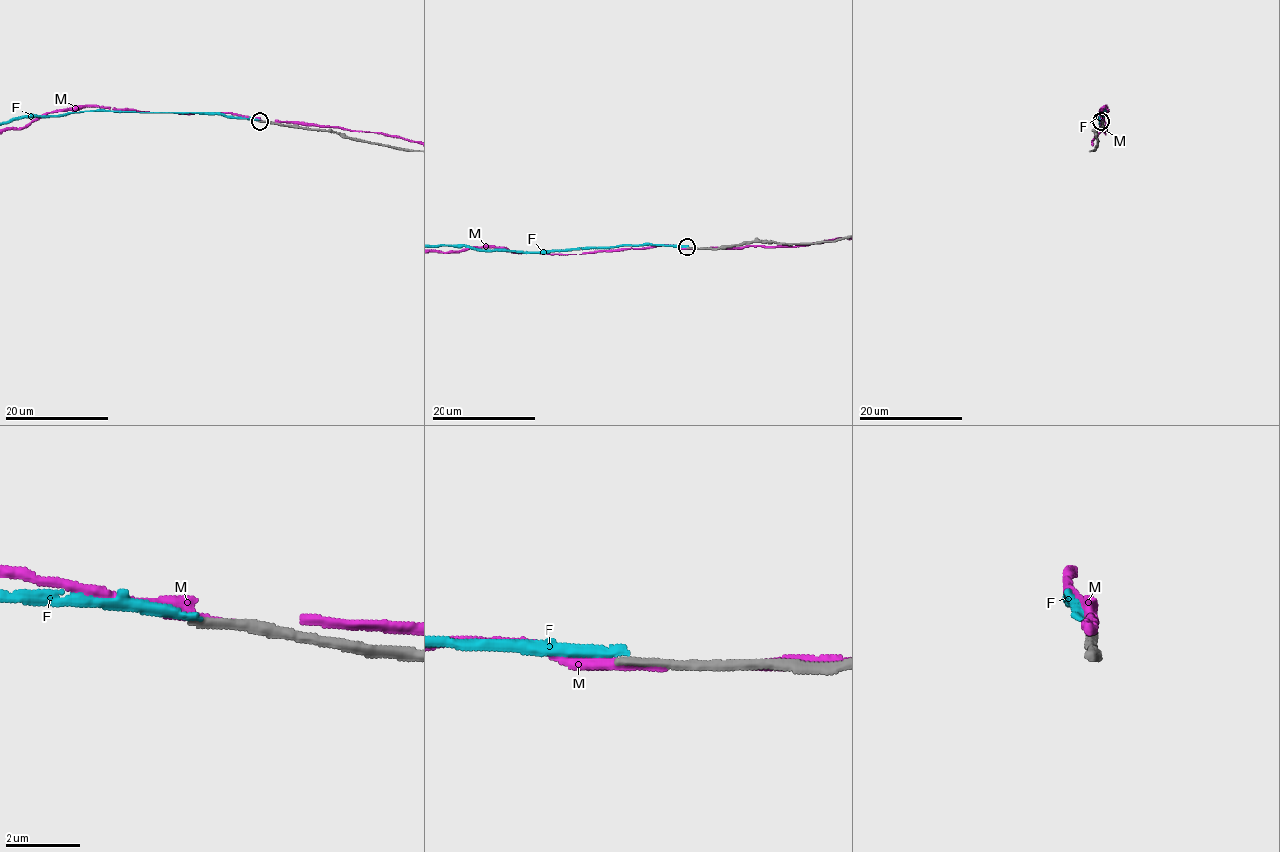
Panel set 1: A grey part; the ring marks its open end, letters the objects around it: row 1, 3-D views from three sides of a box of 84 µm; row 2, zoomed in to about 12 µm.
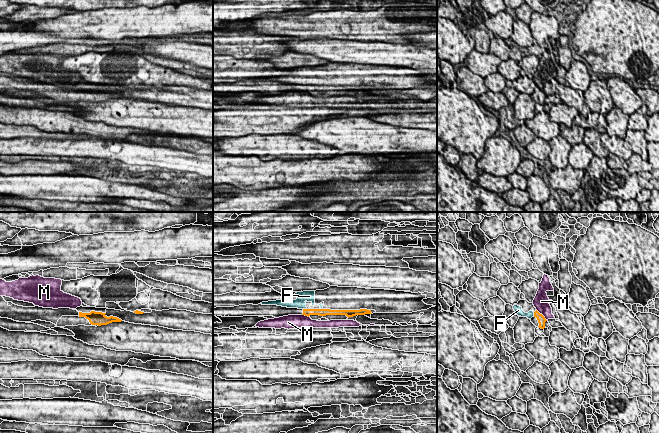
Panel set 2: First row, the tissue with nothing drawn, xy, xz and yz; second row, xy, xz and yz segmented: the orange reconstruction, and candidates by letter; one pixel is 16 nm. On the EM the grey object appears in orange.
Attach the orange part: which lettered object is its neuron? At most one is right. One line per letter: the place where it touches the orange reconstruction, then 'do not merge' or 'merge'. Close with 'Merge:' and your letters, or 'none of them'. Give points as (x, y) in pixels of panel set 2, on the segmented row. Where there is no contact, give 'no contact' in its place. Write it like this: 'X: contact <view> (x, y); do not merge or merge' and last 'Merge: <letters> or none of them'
F: contact yz (534, 314); do not merge
M: contact yz (542, 315); do not merge
Merge: none of them

